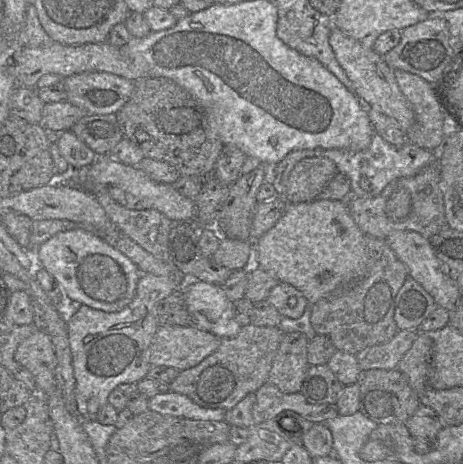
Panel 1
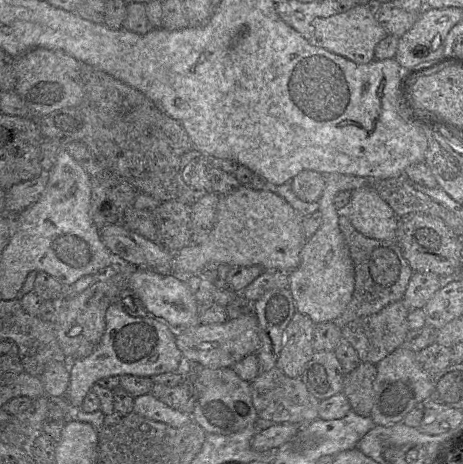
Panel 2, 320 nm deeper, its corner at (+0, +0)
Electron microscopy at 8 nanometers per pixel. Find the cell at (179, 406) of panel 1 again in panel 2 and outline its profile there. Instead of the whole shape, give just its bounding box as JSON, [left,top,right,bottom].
[133,393,191,427]

